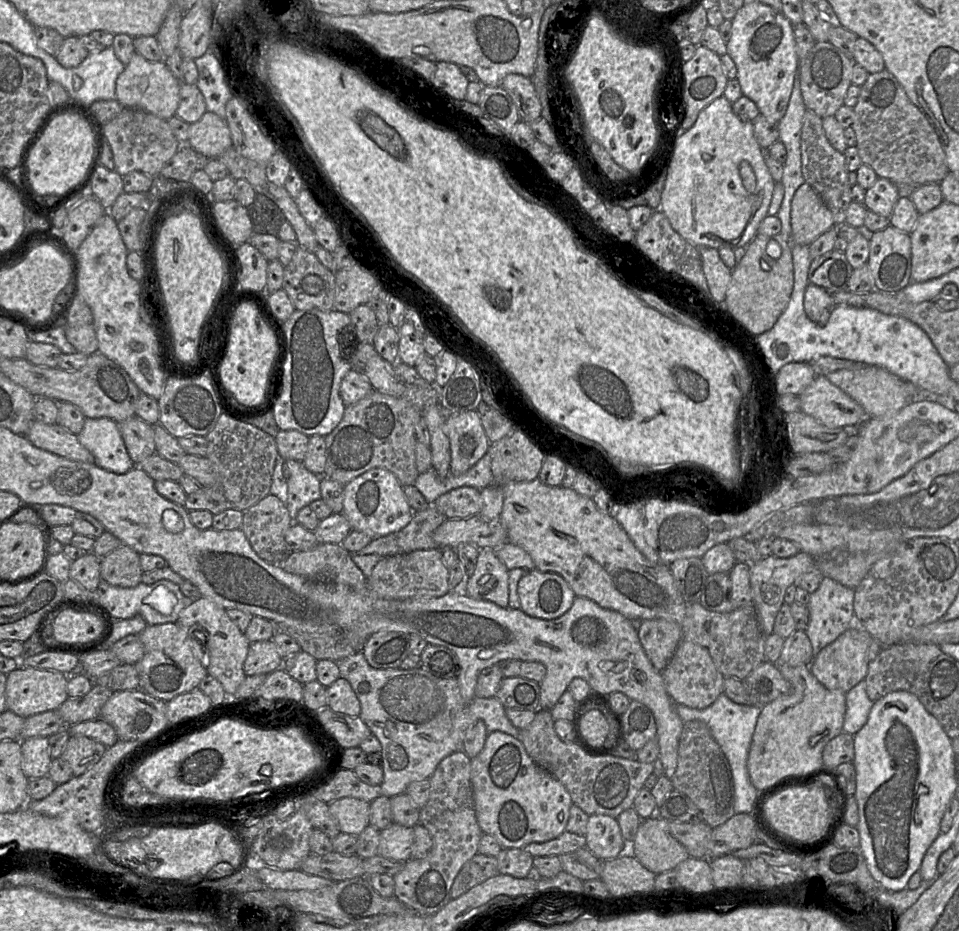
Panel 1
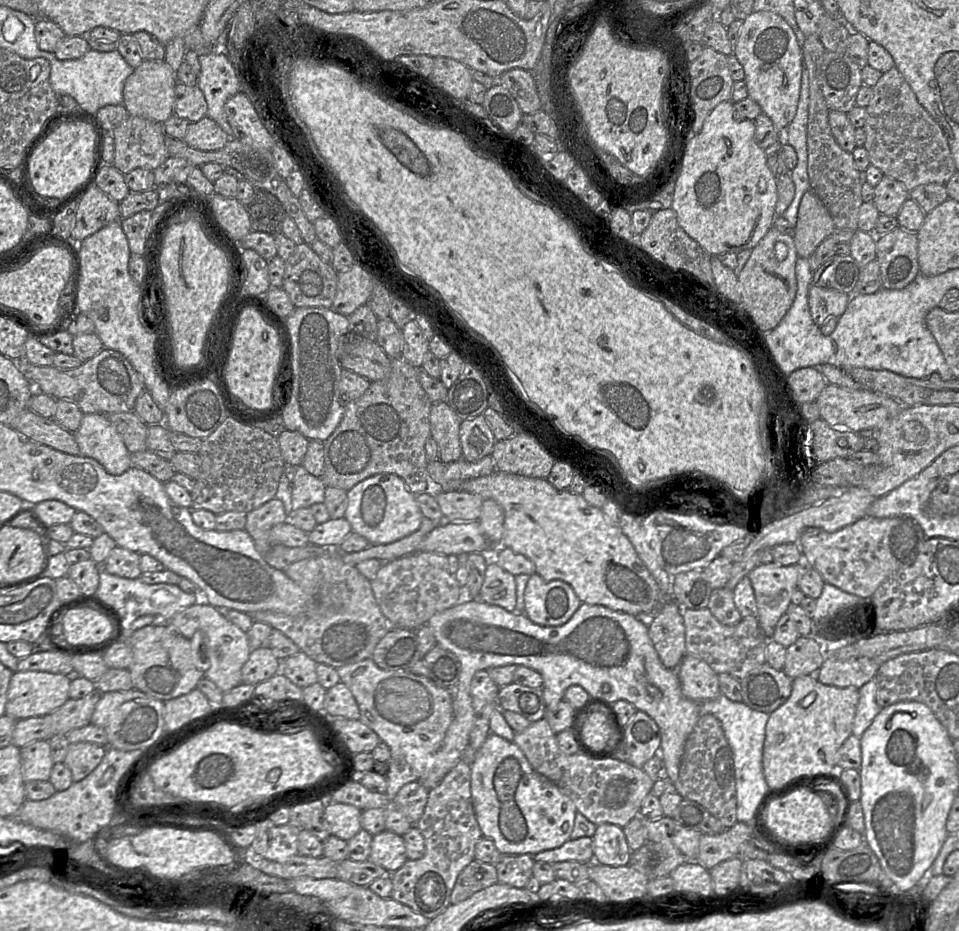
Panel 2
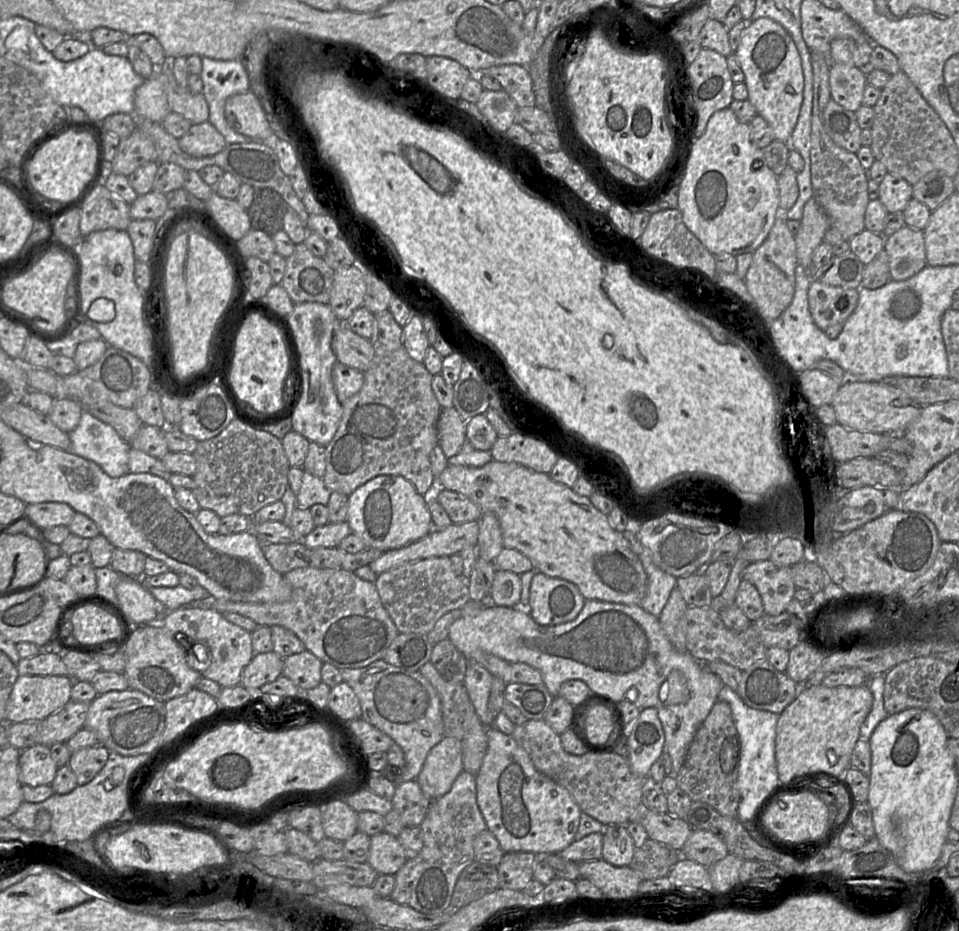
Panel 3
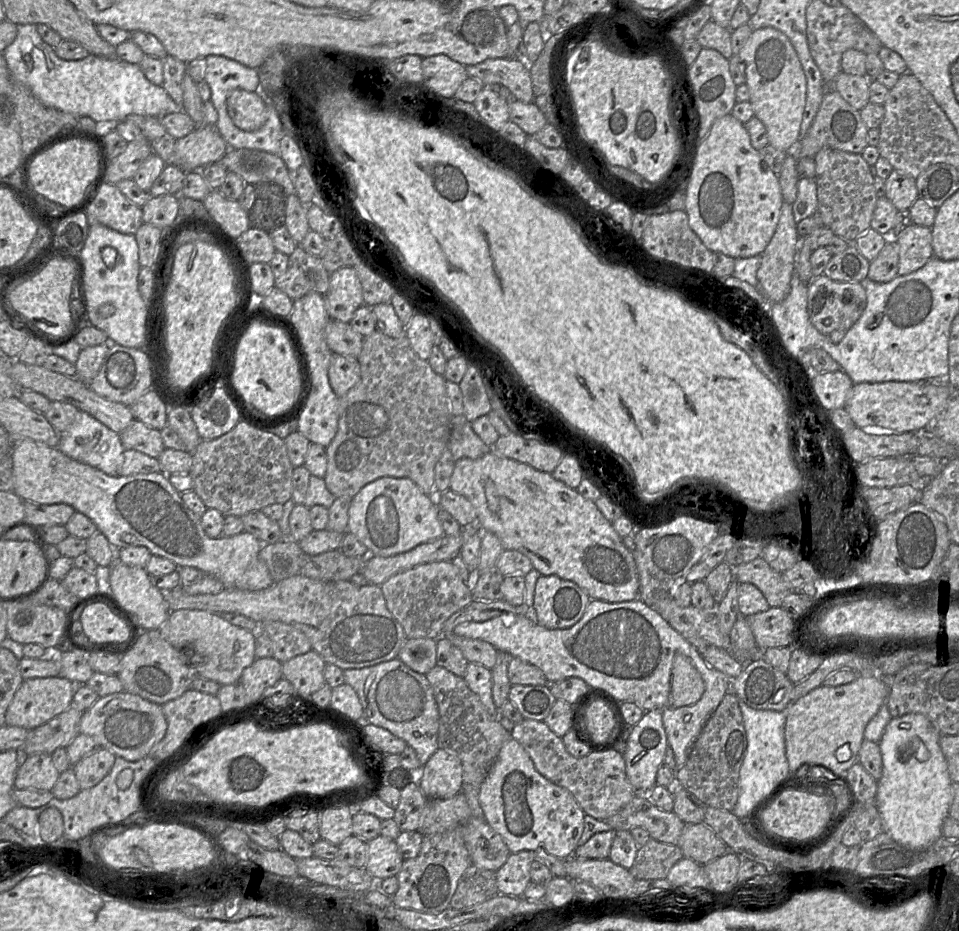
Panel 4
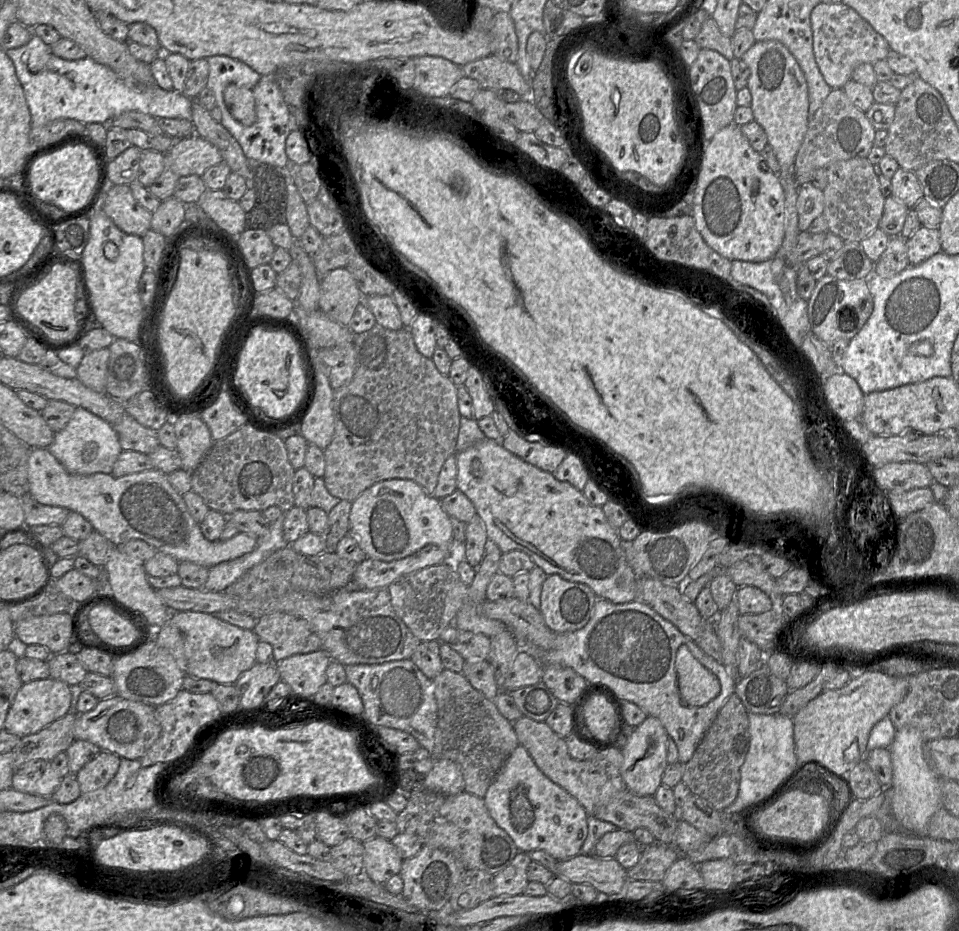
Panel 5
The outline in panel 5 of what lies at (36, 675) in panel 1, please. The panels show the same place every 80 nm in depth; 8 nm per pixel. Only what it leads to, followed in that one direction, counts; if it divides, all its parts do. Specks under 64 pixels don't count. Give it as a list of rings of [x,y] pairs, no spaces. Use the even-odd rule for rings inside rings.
[[[54,678],[24,683],[8,711],[4,729],[19,737],[34,734],[71,711],[70,685]]]

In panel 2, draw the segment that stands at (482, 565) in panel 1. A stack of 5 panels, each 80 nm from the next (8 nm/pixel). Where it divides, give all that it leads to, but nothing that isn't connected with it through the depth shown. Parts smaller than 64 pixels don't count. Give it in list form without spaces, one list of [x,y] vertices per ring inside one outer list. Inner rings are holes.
[[[489,560],[478,599],[496,605],[509,612],[515,611],[515,576],[503,570],[495,561]]]

